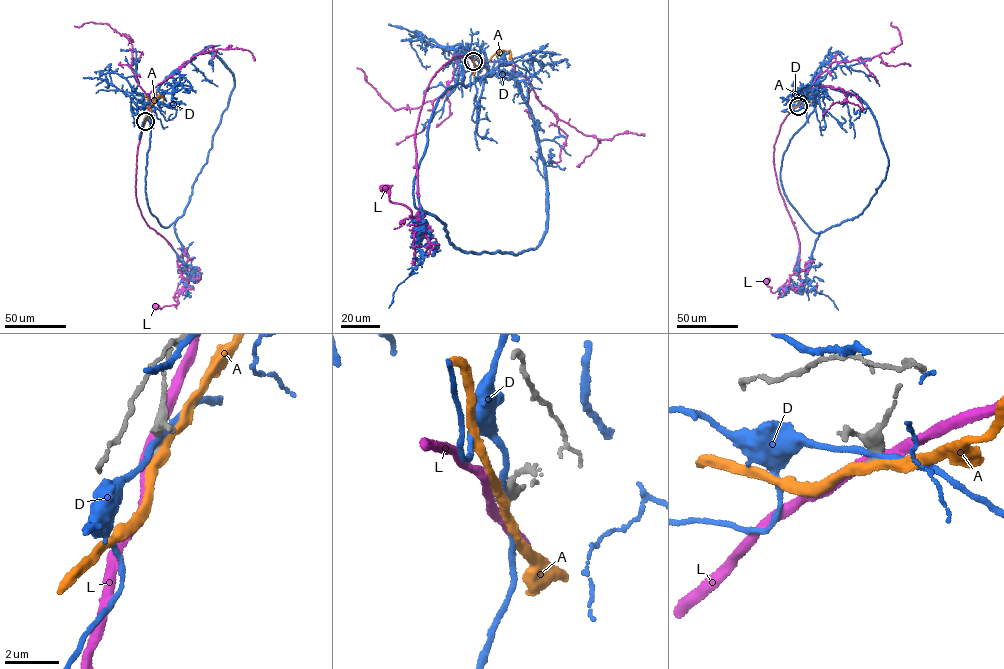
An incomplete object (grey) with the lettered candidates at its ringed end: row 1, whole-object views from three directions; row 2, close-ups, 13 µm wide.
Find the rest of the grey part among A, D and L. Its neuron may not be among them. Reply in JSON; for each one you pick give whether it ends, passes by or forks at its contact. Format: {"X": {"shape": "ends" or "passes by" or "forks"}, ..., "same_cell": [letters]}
{"same_cell": []}

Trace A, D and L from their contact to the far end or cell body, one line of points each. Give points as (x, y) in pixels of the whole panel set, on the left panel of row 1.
A: (145, 121), (157, 96), (163, 97), (162, 101)
D: (145, 121), (151, 135), (147, 206), (162, 226), (174, 222), (193, 279)
L: (145, 121), (137, 154), (137, 202), (147, 226), (170, 243), (187, 282), (178, 304), (156, 306)

